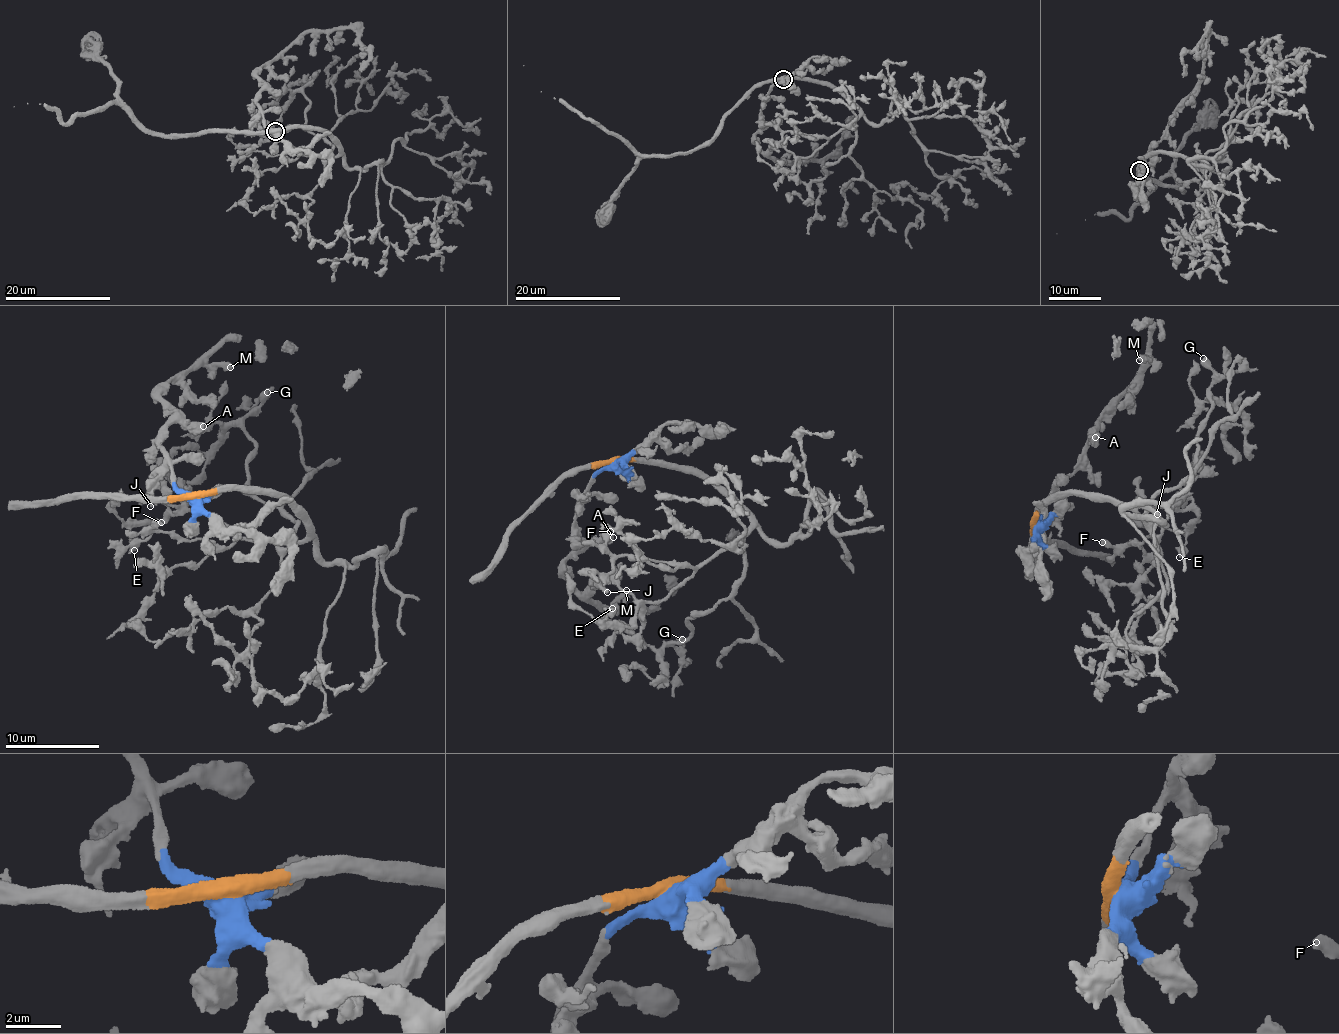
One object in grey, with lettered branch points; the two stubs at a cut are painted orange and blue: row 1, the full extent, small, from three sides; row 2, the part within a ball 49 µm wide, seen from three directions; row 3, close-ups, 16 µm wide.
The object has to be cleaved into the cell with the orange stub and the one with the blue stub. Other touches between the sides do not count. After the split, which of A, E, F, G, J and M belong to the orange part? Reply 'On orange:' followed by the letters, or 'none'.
On orange: E, F, G, J

